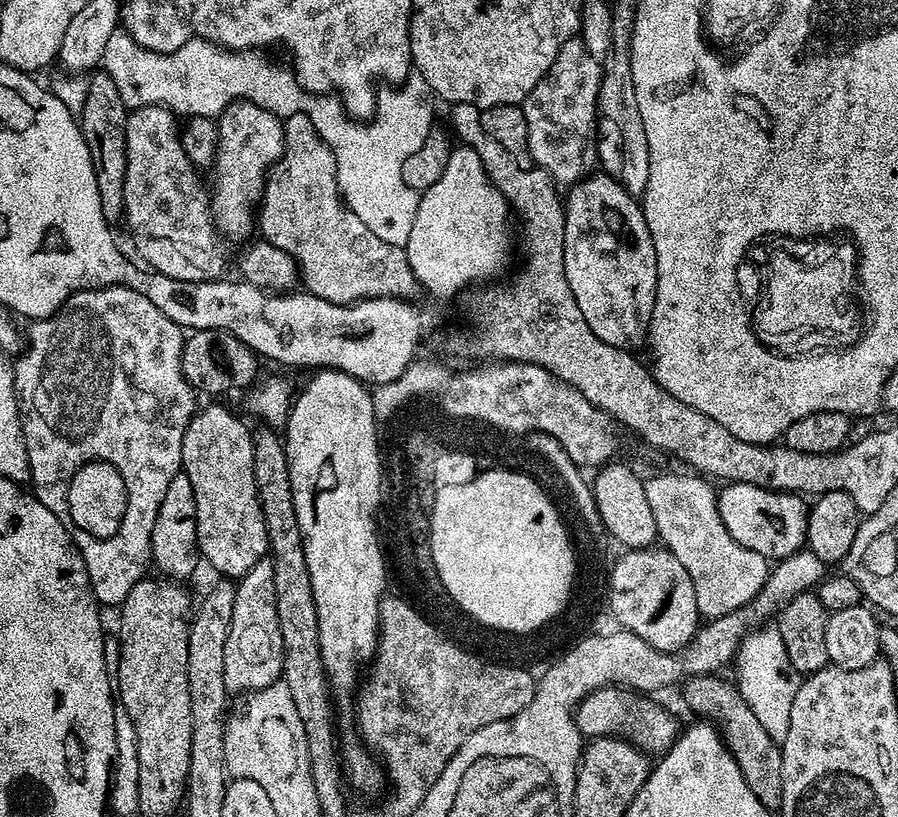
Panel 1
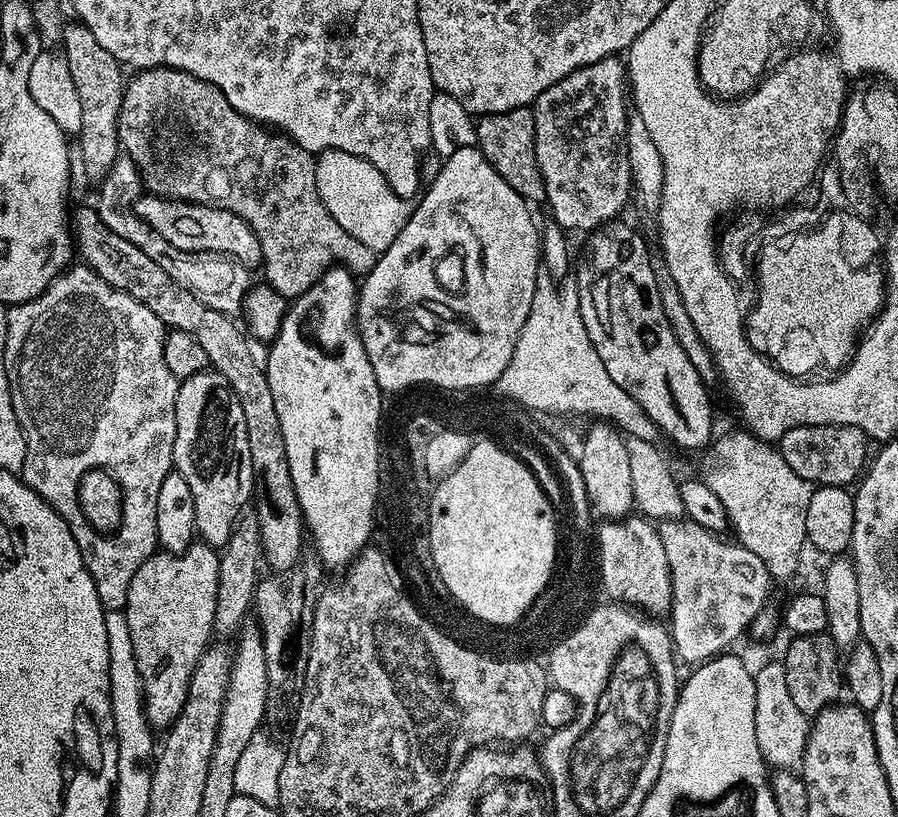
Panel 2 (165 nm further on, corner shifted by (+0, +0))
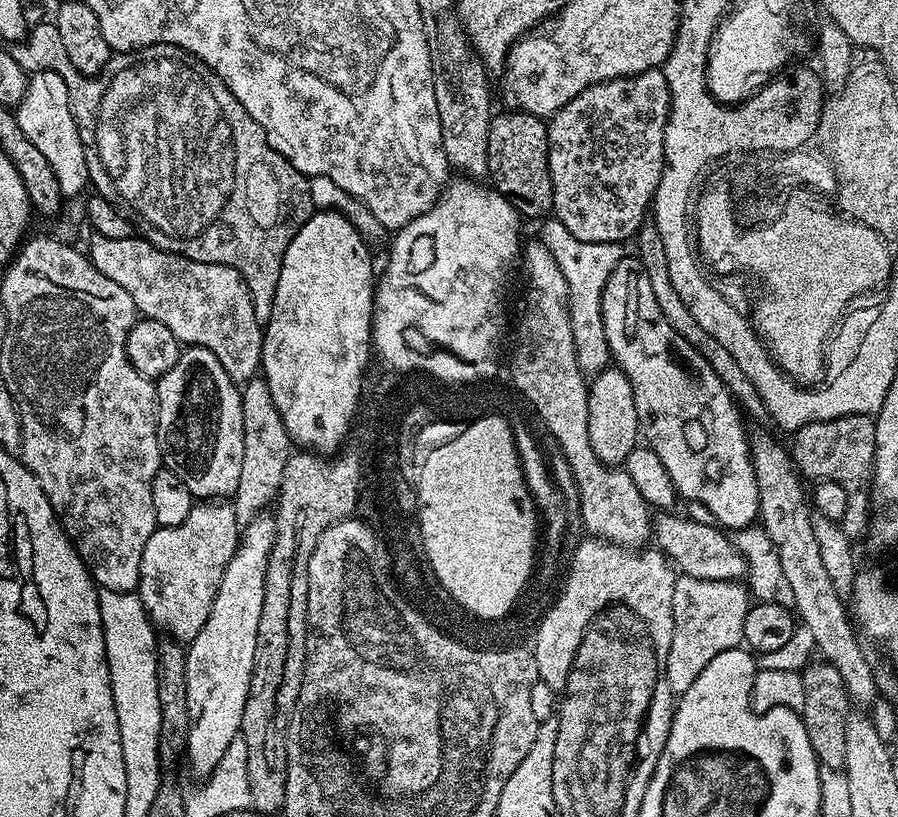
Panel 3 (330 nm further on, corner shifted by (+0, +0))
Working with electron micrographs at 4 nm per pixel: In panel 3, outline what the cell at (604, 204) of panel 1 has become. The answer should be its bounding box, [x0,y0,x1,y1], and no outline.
[601,255,760,530]

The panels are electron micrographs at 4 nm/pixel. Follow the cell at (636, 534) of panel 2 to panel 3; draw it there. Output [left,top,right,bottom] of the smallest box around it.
[515,242,654,549]

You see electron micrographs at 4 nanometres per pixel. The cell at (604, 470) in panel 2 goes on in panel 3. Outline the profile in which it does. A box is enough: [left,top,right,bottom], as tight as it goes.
[588,367,641,465]

